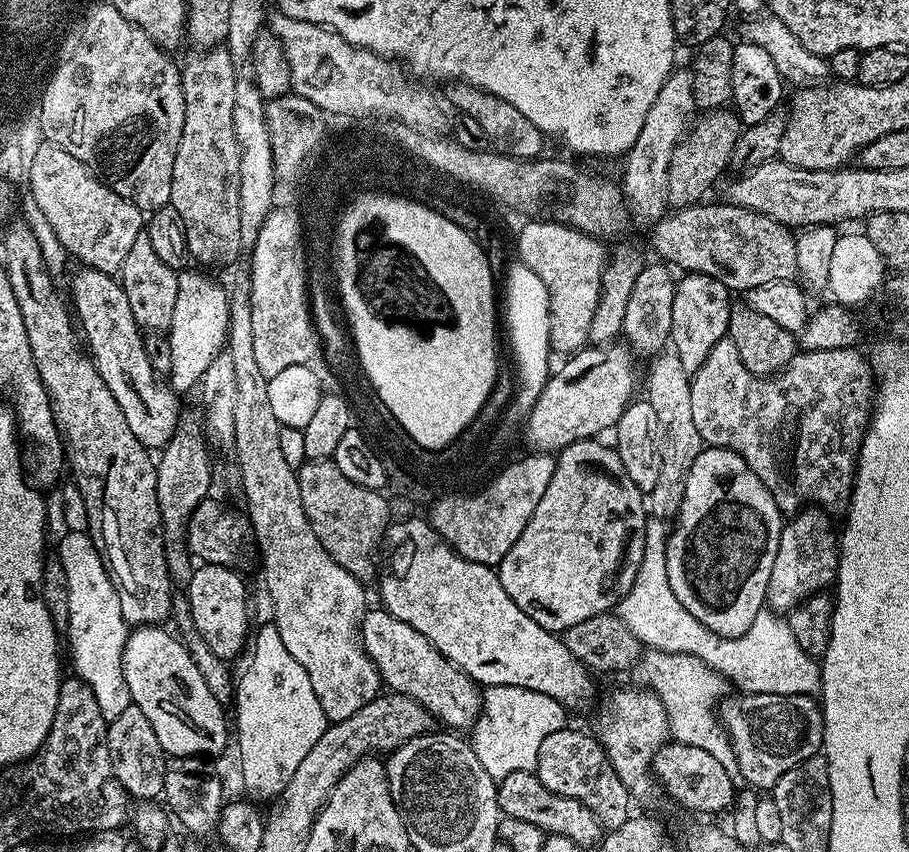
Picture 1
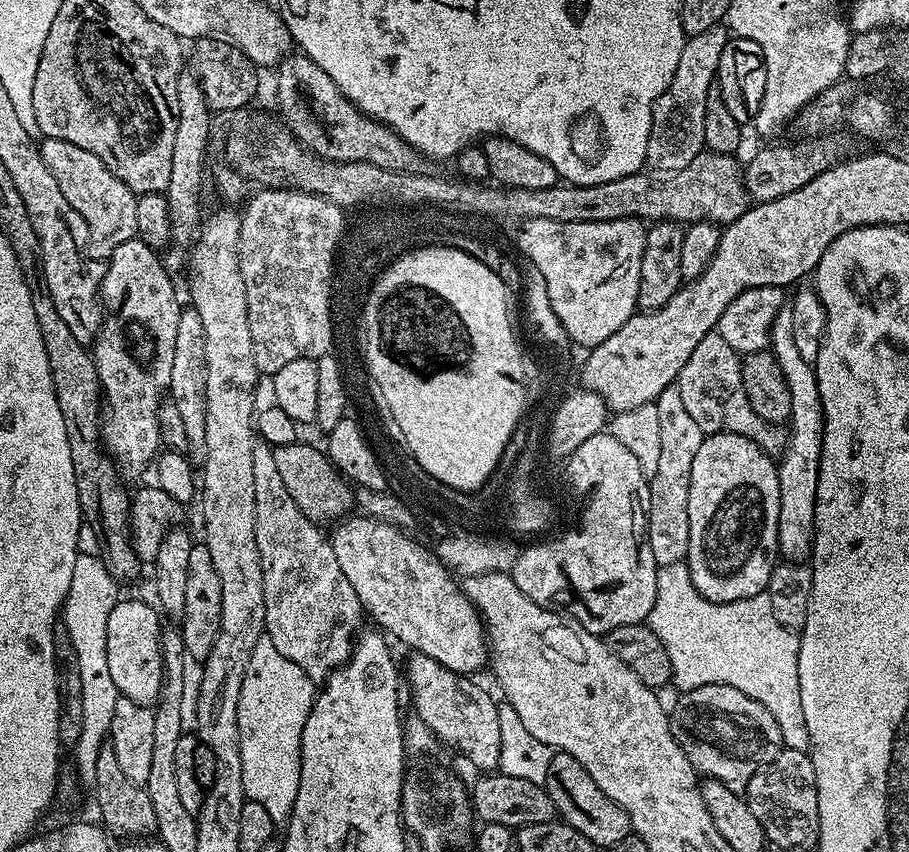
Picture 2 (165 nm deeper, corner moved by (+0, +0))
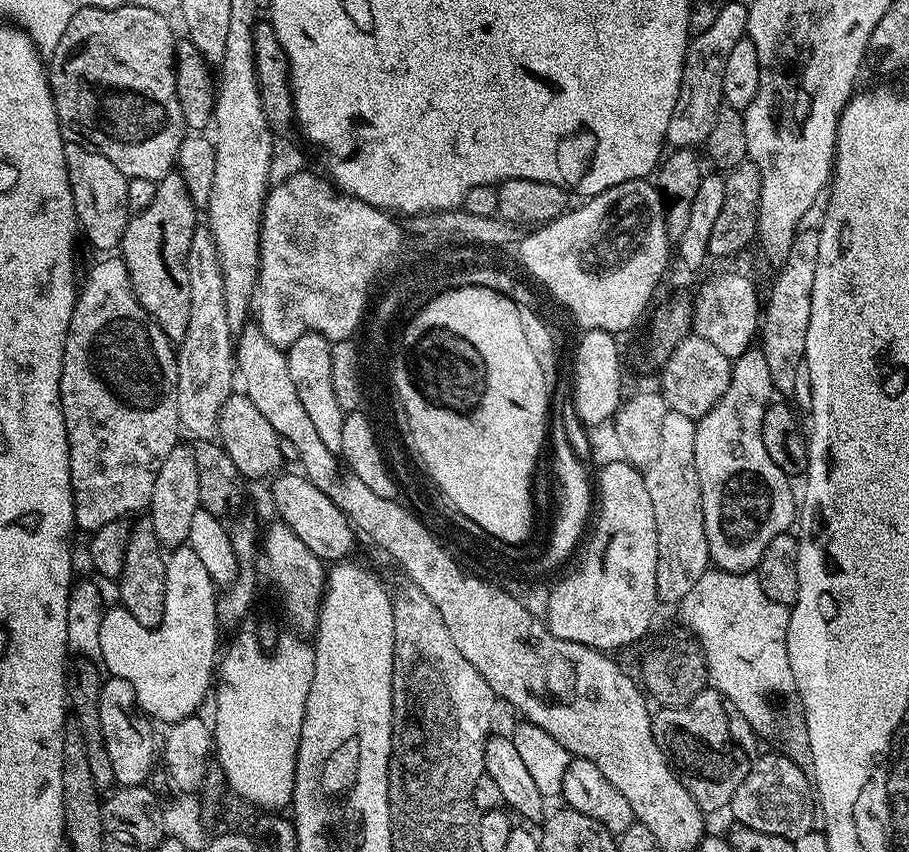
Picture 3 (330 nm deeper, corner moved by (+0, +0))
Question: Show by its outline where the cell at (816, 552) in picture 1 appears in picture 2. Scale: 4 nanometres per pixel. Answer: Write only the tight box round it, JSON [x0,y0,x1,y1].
[770,307,824,562]

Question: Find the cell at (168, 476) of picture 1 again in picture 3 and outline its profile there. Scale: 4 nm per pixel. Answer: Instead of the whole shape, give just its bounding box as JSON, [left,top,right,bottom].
[176,227,234,441]

